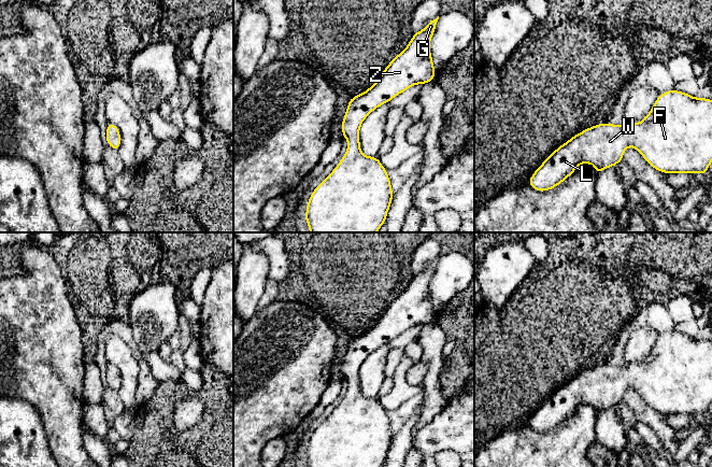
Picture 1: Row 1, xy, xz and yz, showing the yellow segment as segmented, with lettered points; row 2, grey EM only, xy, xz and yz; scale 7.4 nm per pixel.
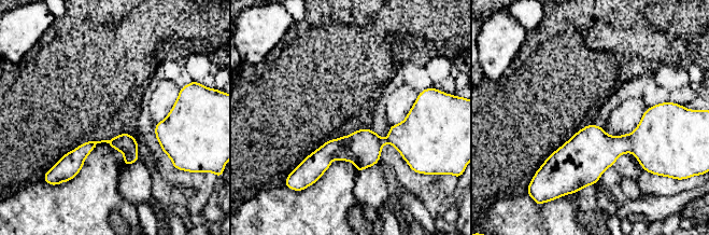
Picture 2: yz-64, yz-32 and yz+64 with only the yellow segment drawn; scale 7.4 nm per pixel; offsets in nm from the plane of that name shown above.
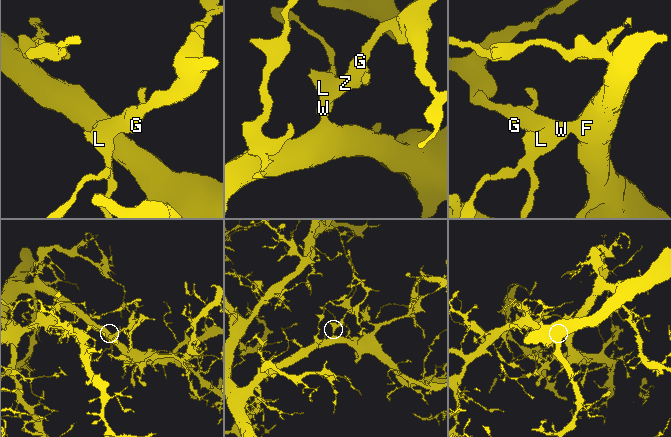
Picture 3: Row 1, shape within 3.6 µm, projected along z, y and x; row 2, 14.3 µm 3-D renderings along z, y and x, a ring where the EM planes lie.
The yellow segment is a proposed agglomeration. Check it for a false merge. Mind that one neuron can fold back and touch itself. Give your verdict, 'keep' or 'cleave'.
keep

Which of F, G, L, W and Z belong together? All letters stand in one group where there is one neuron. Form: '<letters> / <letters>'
F G L W Z

